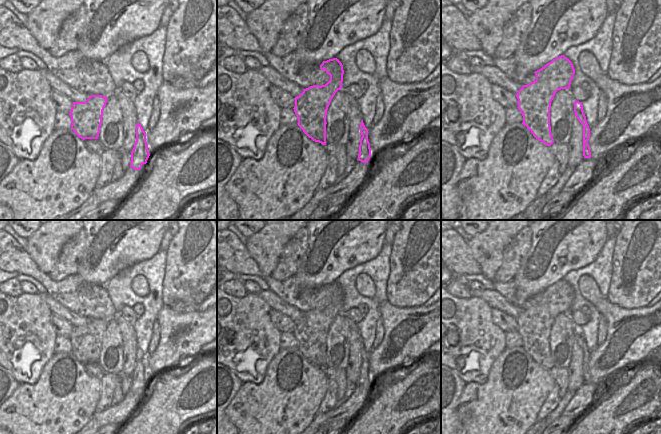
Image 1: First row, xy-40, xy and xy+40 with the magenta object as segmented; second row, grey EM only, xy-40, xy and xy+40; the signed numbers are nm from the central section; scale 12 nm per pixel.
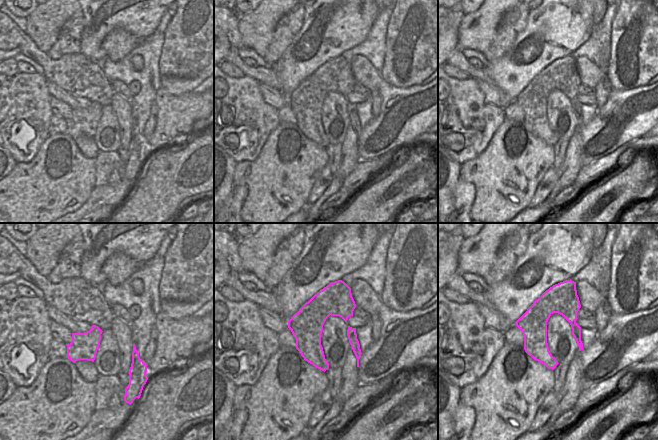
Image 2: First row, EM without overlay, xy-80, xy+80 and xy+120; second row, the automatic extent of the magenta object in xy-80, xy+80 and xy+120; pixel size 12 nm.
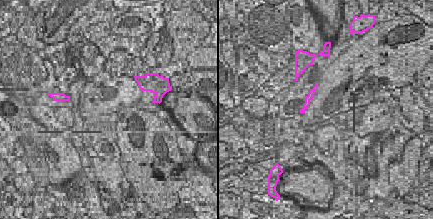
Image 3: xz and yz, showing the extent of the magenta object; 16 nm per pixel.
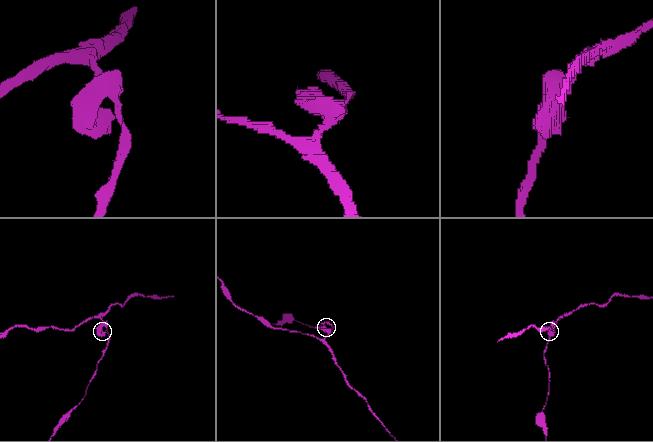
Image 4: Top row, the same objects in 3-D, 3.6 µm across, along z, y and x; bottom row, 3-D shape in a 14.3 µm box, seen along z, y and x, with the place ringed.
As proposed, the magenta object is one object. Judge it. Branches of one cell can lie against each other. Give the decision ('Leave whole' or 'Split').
Split

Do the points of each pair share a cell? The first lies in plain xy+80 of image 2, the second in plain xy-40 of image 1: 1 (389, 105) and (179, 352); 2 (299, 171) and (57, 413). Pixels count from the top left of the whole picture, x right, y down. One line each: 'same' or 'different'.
1: same
2: same

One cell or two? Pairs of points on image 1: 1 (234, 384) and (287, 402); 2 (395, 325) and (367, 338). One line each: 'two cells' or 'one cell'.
1: two cells
2: two cells

